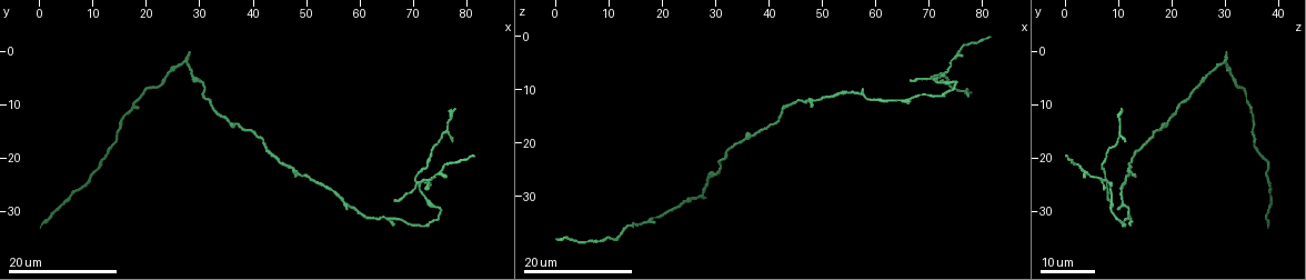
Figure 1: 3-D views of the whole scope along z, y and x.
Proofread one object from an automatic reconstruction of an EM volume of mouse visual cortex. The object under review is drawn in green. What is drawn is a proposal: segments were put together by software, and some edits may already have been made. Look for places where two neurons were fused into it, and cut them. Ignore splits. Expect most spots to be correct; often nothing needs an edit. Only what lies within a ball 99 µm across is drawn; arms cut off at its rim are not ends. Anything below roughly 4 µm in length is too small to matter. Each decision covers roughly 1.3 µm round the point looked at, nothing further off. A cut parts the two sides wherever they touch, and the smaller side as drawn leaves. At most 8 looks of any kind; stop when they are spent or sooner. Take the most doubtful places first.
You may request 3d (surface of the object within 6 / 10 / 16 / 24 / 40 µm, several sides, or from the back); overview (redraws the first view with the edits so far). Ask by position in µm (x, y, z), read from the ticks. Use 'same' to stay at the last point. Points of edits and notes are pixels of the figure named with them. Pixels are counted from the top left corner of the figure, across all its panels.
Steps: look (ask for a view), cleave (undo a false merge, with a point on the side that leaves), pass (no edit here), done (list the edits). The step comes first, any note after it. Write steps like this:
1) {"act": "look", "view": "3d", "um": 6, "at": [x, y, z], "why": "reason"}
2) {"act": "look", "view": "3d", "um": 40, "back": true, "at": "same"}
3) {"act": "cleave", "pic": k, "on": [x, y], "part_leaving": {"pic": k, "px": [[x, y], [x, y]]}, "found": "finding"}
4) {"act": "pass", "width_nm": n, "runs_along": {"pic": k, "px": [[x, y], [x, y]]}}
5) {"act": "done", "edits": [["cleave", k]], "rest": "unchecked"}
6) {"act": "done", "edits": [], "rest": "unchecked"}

{"act": "look", "view": "3d", "um": 24, "at": [71.0, 24.0, 8.5], "why": "looks like a crossing"}

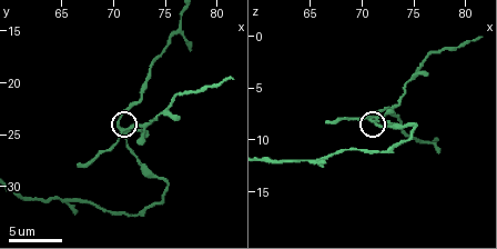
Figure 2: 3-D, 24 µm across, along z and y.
{"act": "look", "view": "3d", "um": 10, "at": [71.4, 24.6, 8.0]}

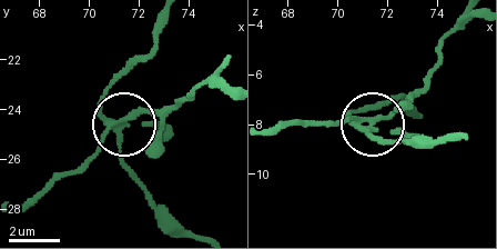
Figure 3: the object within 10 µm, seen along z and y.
{"act": "cleave", "pic": 3, "on": [94, 153], "arms": 5, "part_leaving": {"pic": 3, "px": [[117, 120], [153, 113], [189, 97], [216, 69]]}, "found": "a second neuron is stuck on"}

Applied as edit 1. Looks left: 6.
{"act": "look", "view": "3d", "um": 24, "at": [57.5, 28.5, 11.0], "why": "side arm on a straight run"}

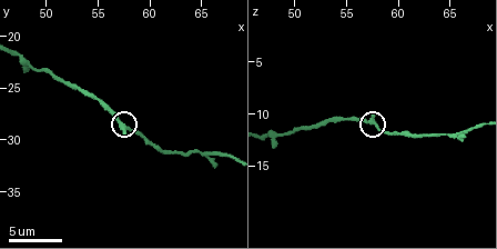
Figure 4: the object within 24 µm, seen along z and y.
{"act": "look", "view": "3d", "um": 10, "at": [57.8, 29.0, 11.4], "why": "closer look"}

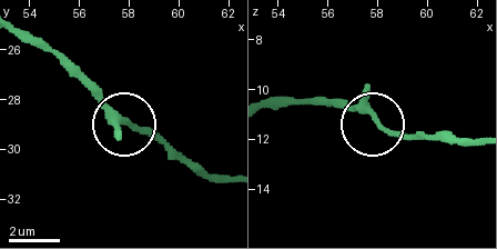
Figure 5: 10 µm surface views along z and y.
{"act": "pass", "runs_along": {"pic": 5, "px": [[269, 105], [352, 105], [396, 132], [426, 137]]}, "found": "all the same neuron"}

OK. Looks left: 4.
{"act": "look", "view": "3d", "um": 6, "at": [71.8, 32.8, 11.2]}

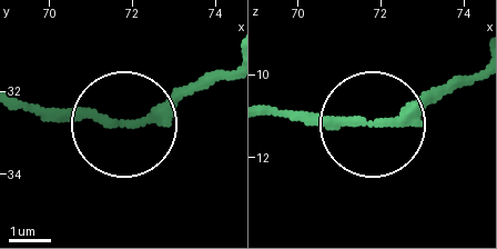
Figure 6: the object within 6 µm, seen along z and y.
{"act": "look", "view": "3d", "um": 6, "back": true, "at": [71.80, 32.80, 11.15], "why": "from behind"}

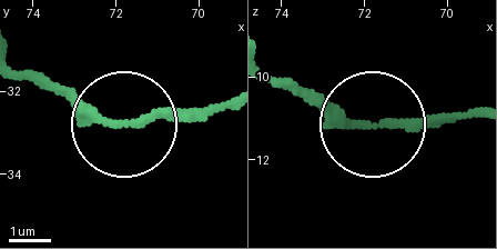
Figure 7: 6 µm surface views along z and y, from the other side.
{"act": "pass", "width_nm": 220, "found": "one neuron here"}

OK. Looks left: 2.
{"act": "look", "view": "3d", "um": 6, "at": [74.4, 29.0, 8.6], "why": "sudden change in width"}

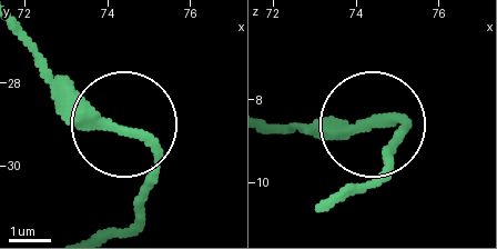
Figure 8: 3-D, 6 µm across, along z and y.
{"act": "pass", "found": "continuous, no second neuron"}

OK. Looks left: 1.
{"act": "done", "edits": [["cleave", 3]], "rest": "unchecked"}

